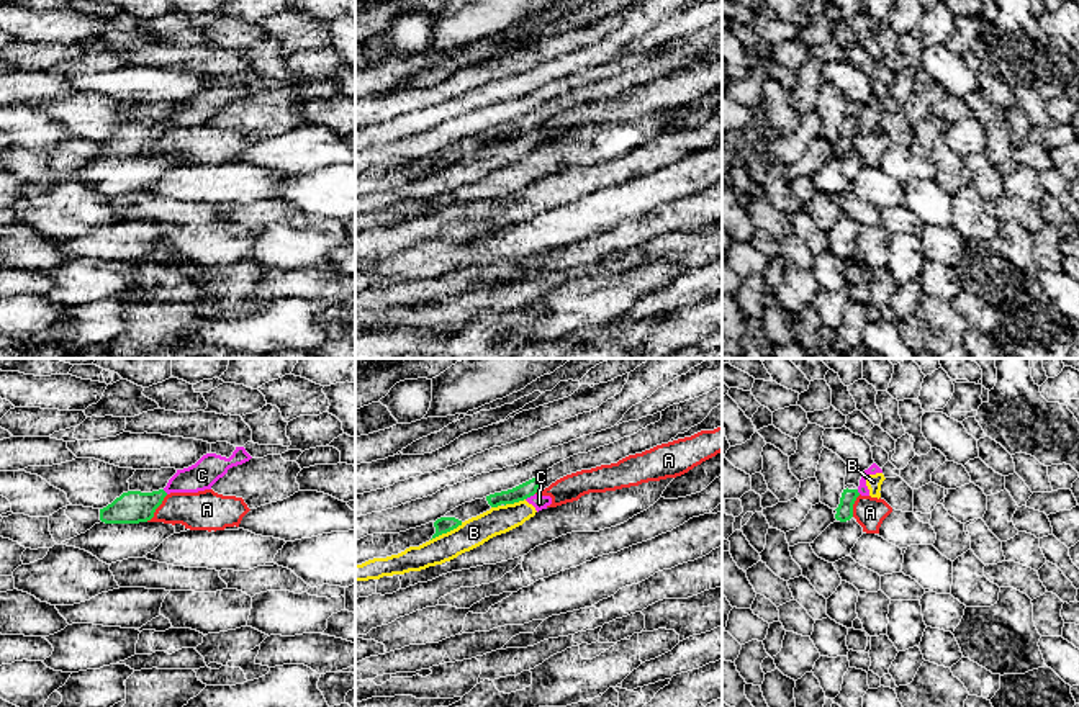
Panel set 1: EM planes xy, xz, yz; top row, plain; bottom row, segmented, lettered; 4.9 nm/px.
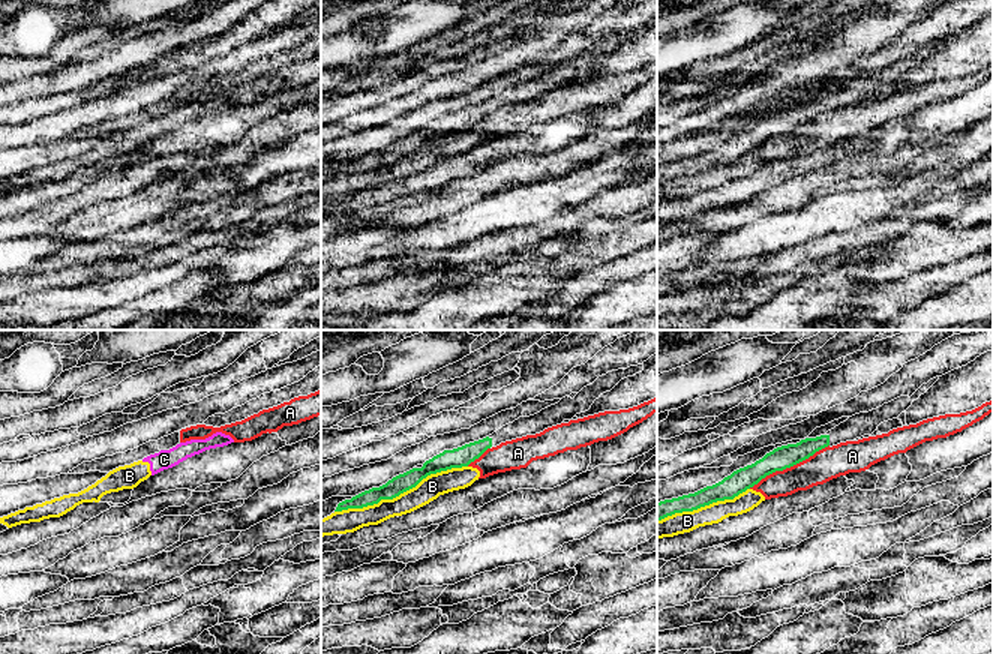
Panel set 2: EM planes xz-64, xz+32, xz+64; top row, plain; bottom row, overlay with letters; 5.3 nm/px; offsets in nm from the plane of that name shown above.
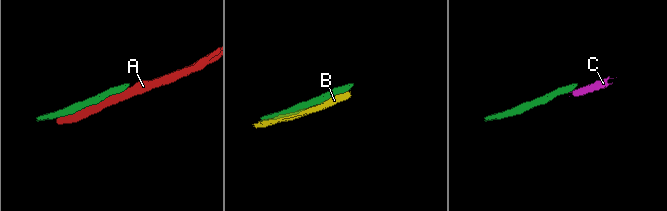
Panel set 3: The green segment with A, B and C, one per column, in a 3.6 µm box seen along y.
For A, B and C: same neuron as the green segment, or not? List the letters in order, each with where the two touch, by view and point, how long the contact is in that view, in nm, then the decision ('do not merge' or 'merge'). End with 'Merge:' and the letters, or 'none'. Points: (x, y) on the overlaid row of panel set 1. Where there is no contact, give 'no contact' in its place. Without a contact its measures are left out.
A: xy (156, 508) | 170 nm | do not merge
B: xz (446, 532) | 180 nm | do not merge
C: xz (529, 496) | 60 nm | do not merge
Merge: none

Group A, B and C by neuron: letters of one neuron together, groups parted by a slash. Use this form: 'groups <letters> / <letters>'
groups A / B C

